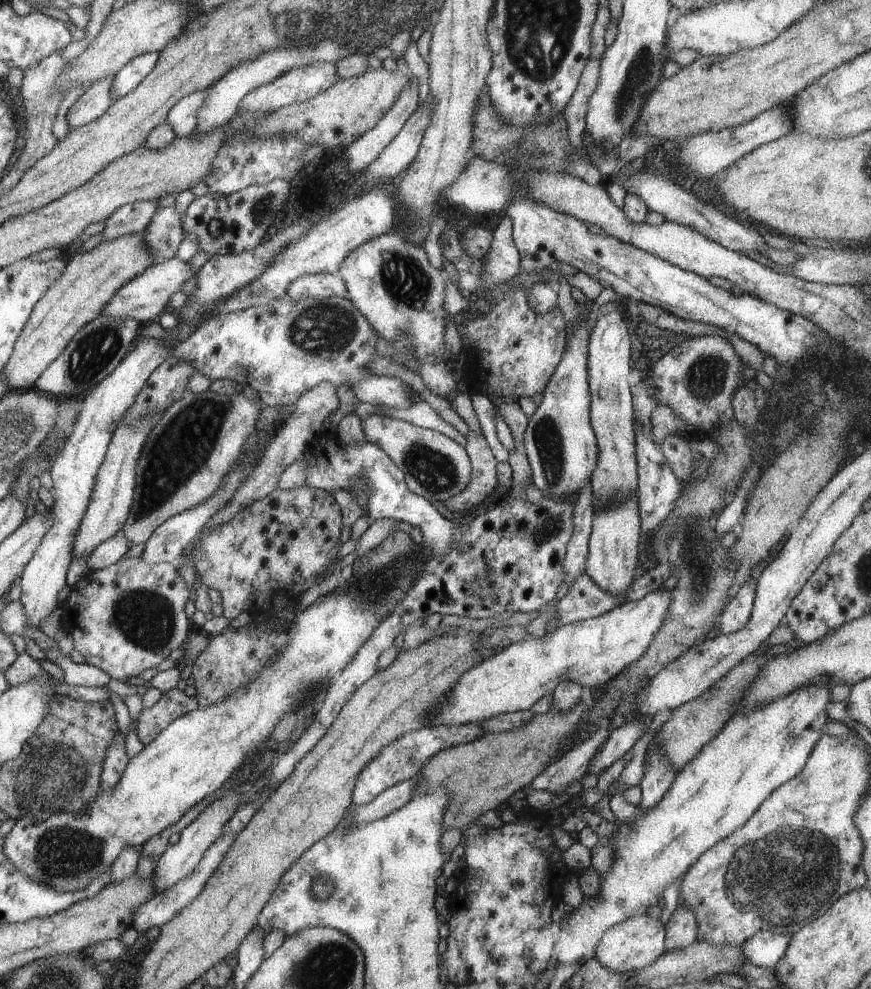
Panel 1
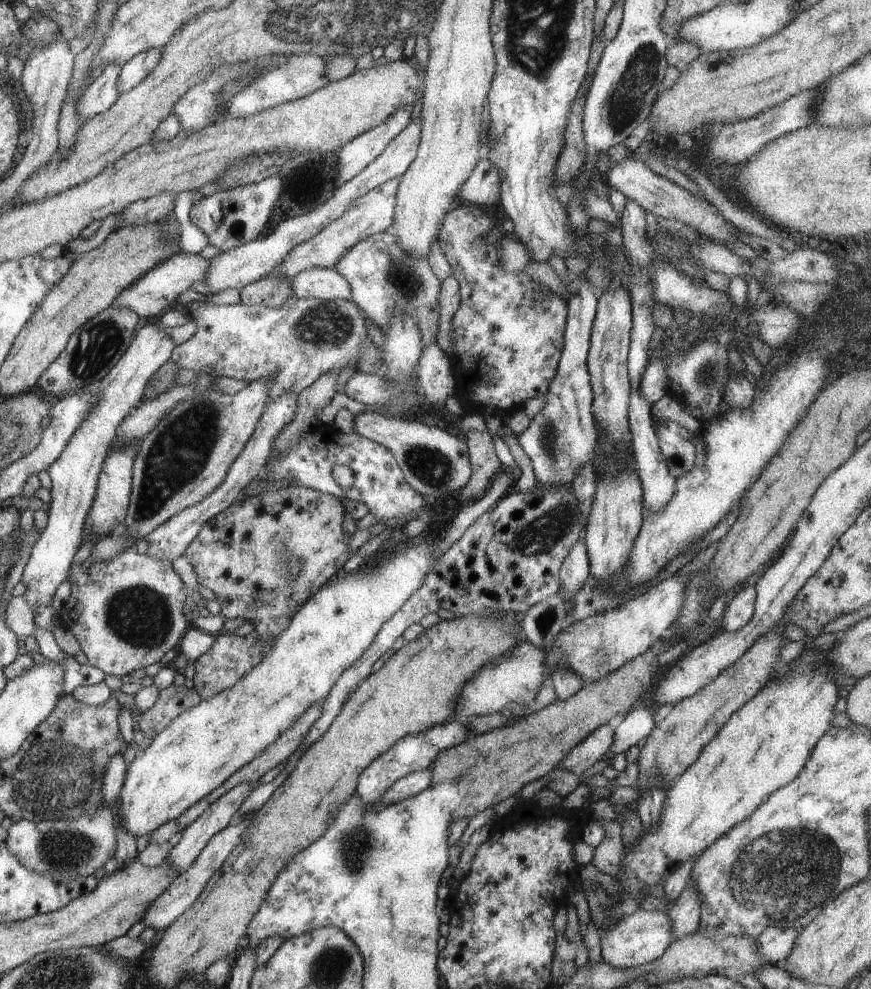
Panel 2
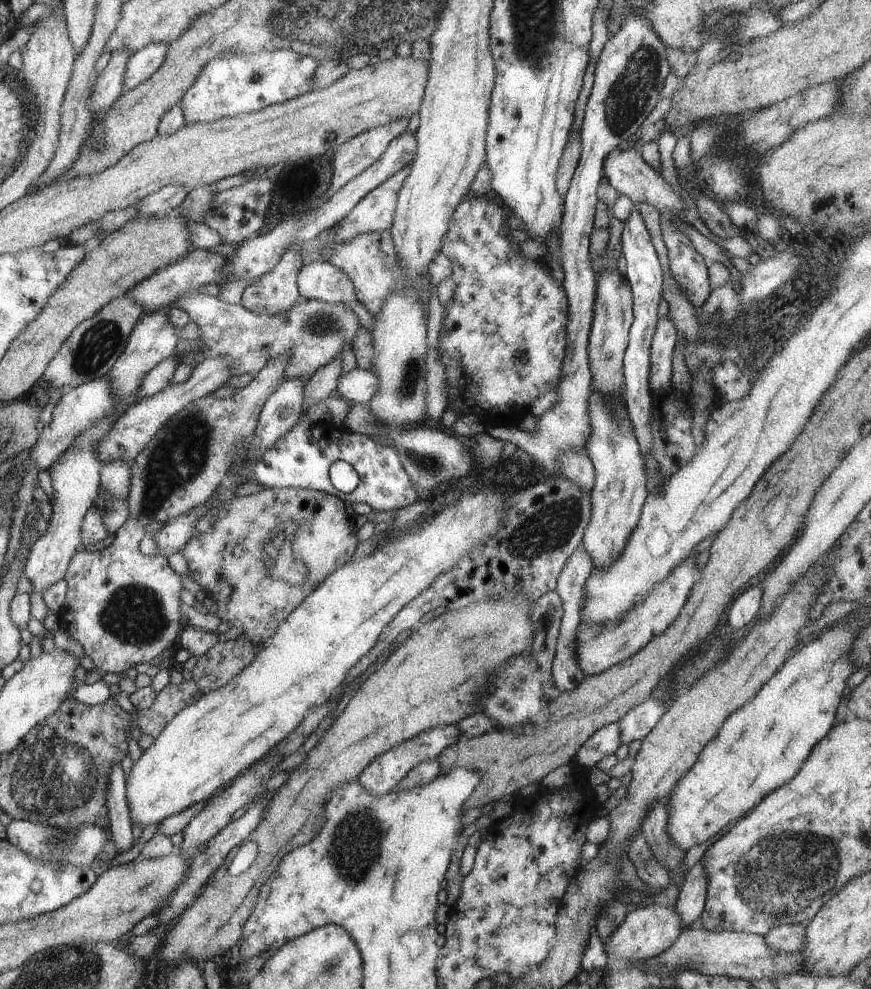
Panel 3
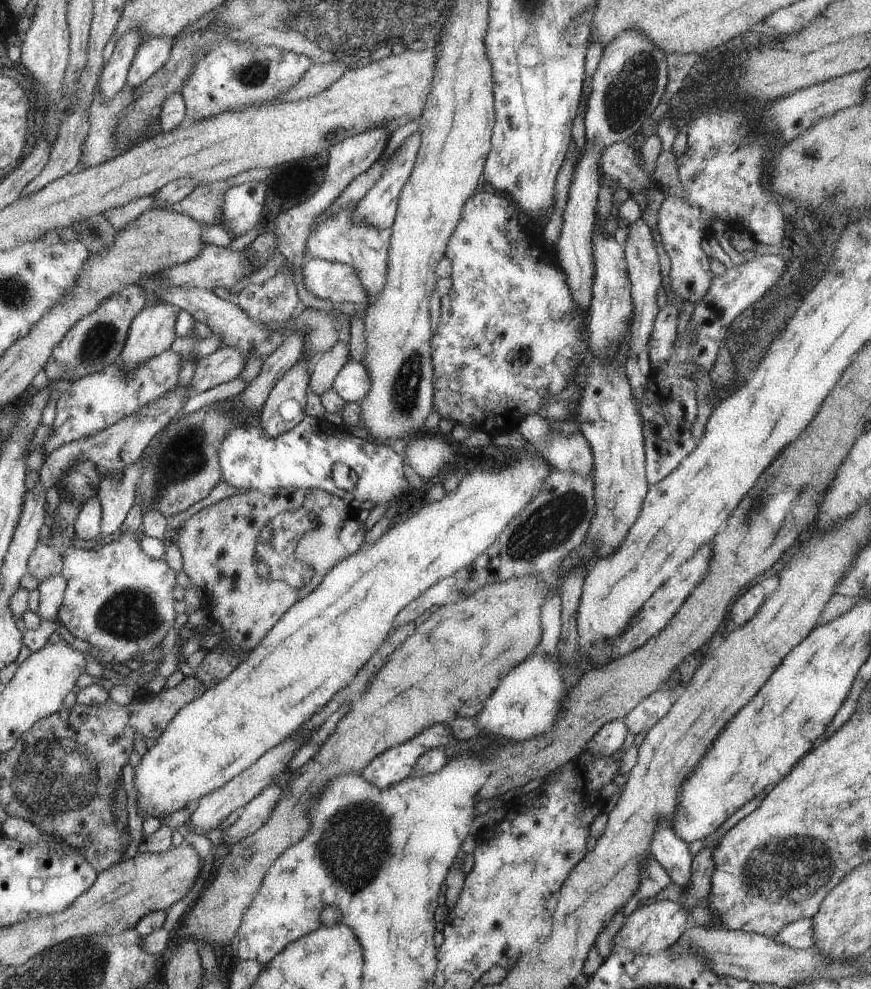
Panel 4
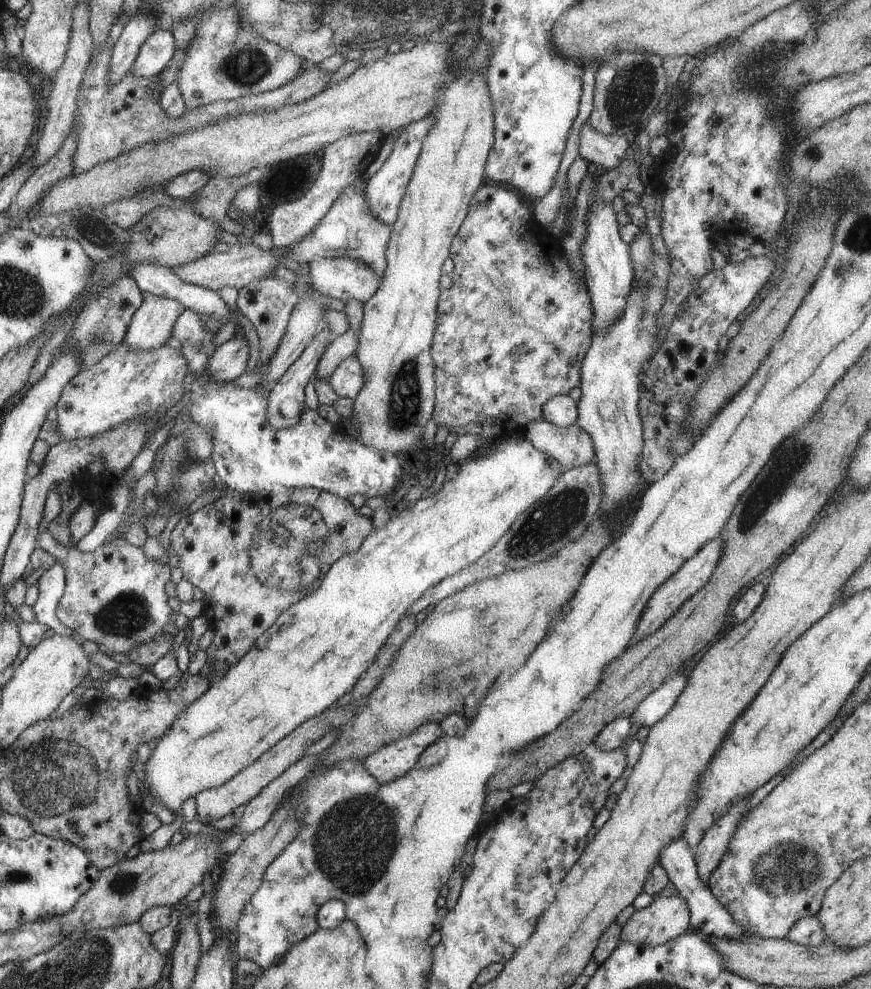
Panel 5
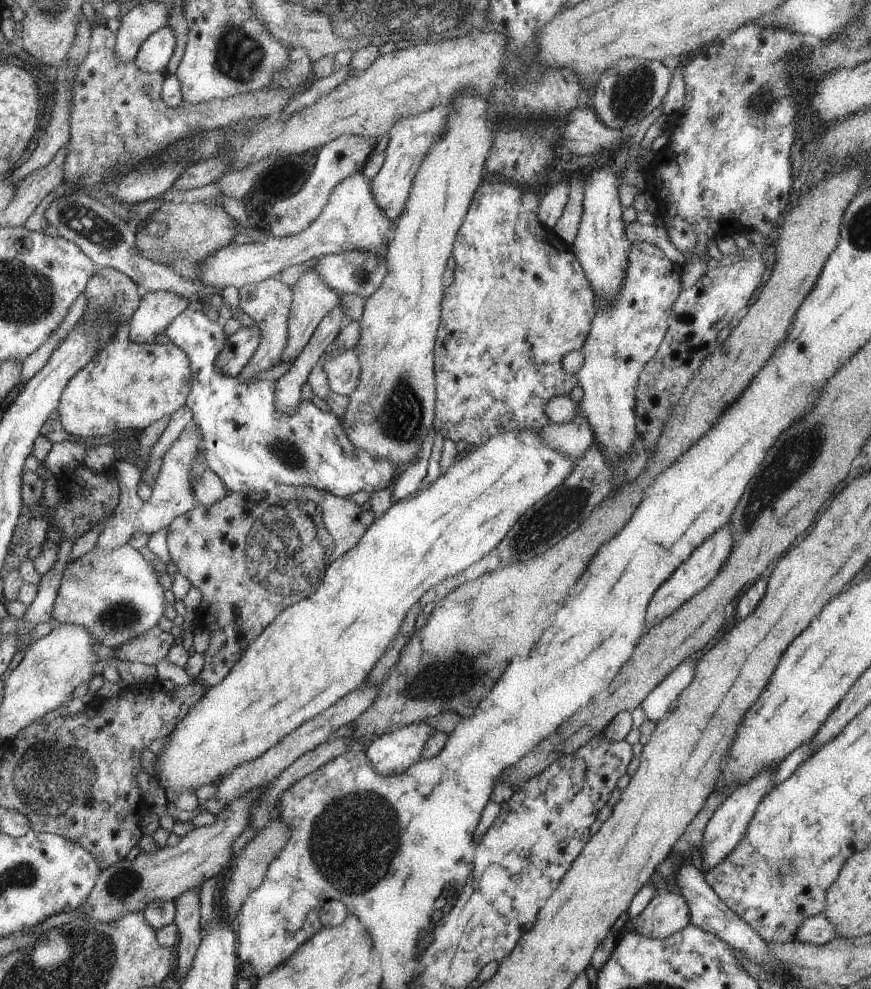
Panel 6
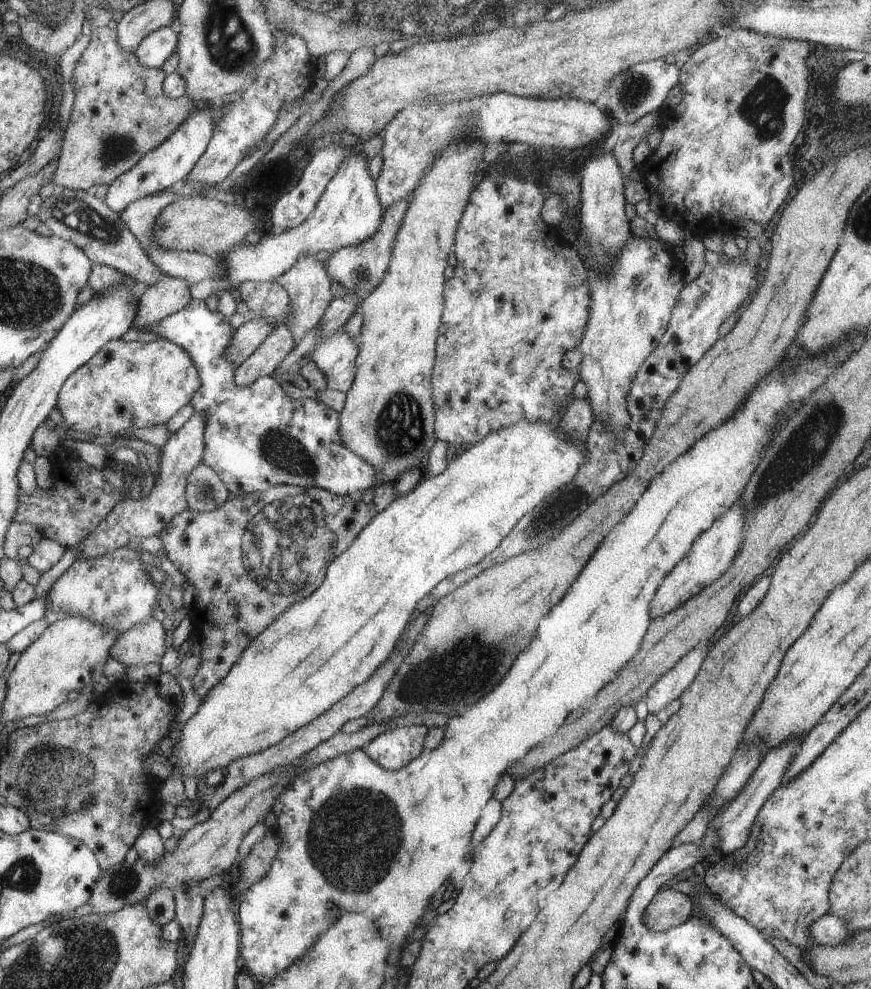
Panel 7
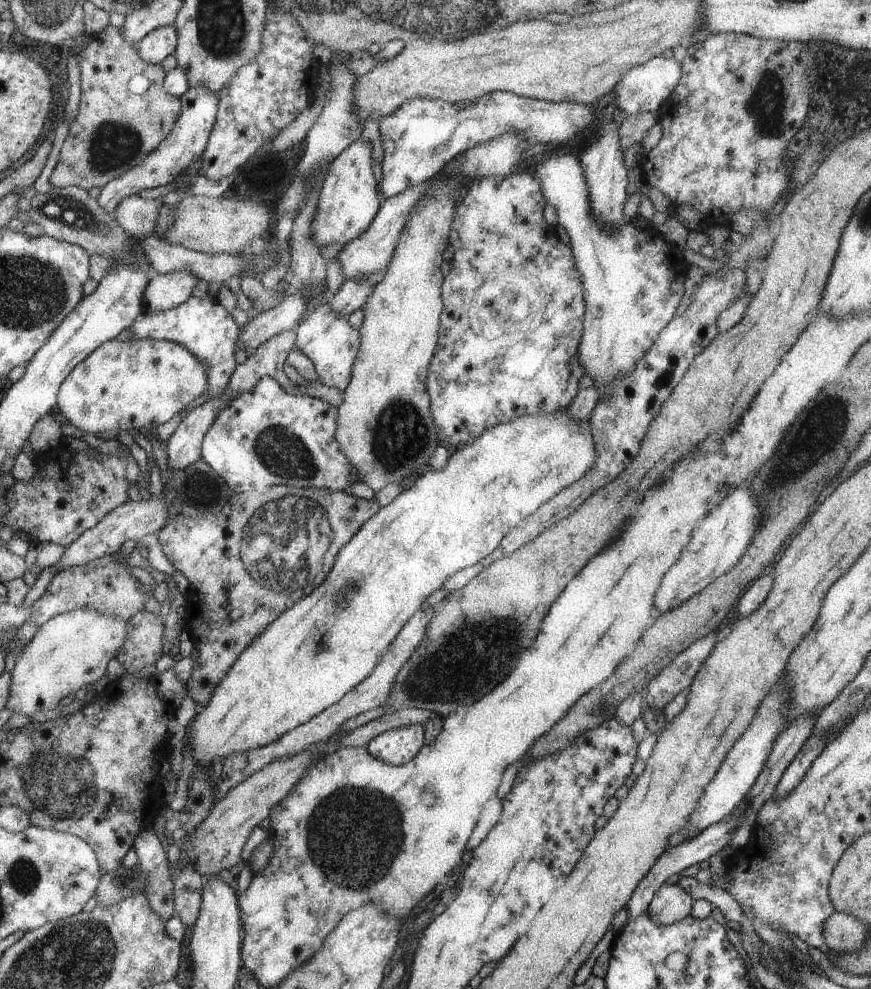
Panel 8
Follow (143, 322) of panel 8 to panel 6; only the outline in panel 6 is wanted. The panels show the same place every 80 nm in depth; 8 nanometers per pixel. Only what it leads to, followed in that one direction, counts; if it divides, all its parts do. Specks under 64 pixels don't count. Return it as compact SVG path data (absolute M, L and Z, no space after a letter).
M189 303L188 308L177 316L164 334L189 355L193 378L185 404L192 410L192 423L200 430L204 439L203 454L207 468L218 475L230 493L264 493L271 491L274 485L292 485L314 487L339 497L350 498L360 490L374 494L392 486L400 468L390 459L379 459L367 450L355 446L342 426L341 418L334 413L323 412L312 401L303 399L293 415L279 415L276 408L277 387L274 382L265 379L250 383L218 370L217 356L228 337L224 336L222 324L217 320L210 320L202 309L202 303Z

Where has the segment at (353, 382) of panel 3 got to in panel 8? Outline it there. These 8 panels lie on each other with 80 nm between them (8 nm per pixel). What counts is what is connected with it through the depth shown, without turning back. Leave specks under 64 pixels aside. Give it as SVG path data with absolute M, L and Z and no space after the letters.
M327 300L300 320L295 333L295 348L314 363L320 382L341 391L346 389L352 380L353 365L356 364L357 354L360 352L359 330L356 330L347 318L335 315Z

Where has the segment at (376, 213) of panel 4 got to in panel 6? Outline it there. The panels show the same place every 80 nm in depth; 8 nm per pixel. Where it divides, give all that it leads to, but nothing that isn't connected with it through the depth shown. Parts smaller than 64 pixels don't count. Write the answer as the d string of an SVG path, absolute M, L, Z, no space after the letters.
M448 105L432 106L430 110L422 112L417 108L409 109L408 114L390 129L385 161L376 176L369 179L369 182L372 184L377 205L391 222L401 216L406 199L409 197L414 175L426 156L427 150L430 150L442 132L448 113Z

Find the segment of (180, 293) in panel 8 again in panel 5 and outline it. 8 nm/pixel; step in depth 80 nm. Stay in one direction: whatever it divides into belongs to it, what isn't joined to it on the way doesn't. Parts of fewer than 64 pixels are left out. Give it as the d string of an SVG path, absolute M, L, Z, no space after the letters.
M144 293L145 302L130 321L123 343L131 349L157 349L173 336L177 318L185 306L174 299Z

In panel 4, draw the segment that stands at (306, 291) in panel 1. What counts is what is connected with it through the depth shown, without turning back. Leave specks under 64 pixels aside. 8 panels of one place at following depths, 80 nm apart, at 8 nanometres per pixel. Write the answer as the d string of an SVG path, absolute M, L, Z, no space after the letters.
M312 258L300 267L306 290L316 298L328 300L335 307L343 302L369 304L370 298L353 267L326 259Z

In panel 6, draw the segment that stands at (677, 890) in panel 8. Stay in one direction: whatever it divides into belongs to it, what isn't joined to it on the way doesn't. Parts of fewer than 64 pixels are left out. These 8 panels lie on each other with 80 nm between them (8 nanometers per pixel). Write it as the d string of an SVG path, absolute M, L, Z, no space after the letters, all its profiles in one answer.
M660 891L625 928L633 928L639 935L662 940L688 926L689 914L689 904L680 893Z

